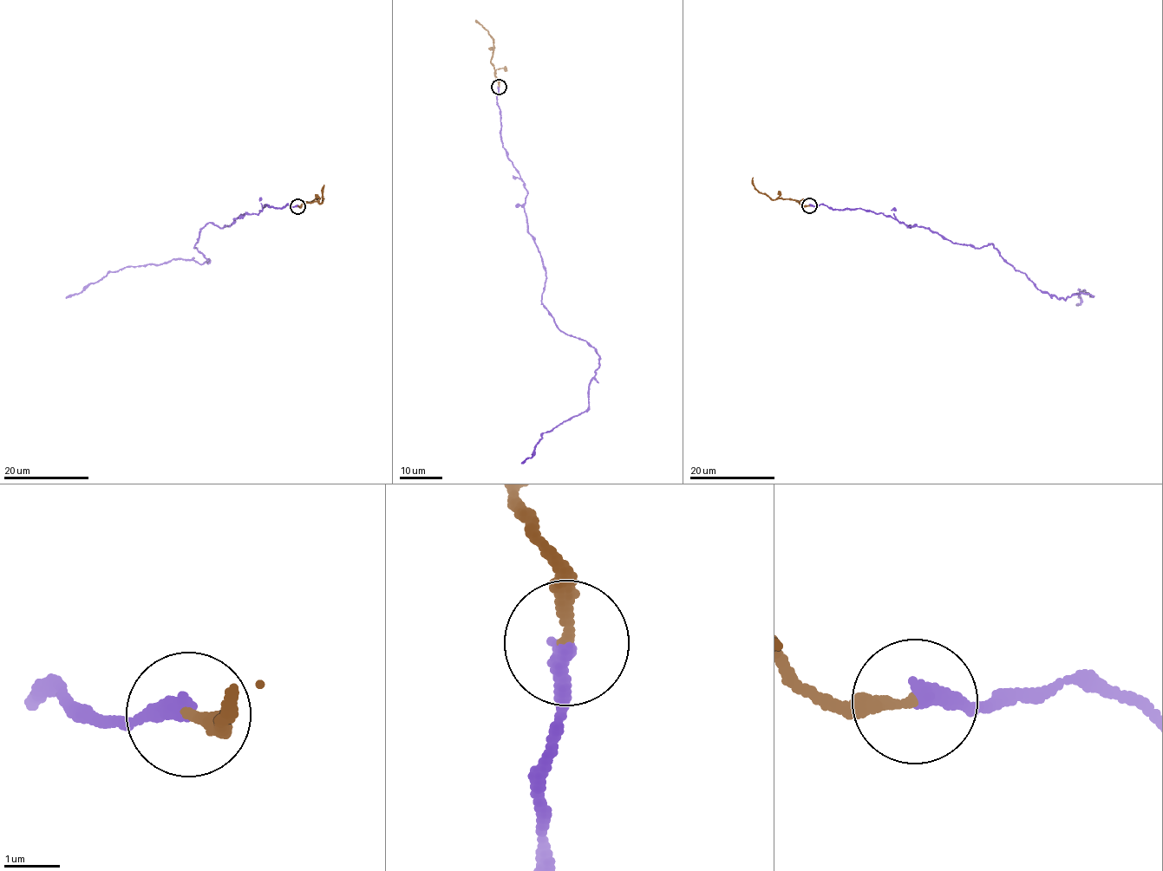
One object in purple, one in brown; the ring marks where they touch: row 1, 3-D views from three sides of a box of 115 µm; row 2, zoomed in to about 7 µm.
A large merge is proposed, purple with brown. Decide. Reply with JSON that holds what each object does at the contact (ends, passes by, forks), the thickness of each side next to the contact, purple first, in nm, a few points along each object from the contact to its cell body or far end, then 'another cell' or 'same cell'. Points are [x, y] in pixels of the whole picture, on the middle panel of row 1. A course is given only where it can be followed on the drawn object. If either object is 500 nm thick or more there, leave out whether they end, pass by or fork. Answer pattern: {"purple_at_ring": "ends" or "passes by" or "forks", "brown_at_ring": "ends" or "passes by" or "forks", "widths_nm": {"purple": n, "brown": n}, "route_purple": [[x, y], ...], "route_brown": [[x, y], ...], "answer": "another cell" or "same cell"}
{"purple_at_ring": "ends", "brown_at_ring": "ends", "widths_nm": {"purple": 320, "brown": 220}, "route_purple": [[499, 87], [541, 301], [599, 357], [586, 411], [521, 463]], "route_brown": [[499, 87], [494, 65], [491, 62], [493, 42], [491, 35], [475, 20]], "answer": "same cell"}

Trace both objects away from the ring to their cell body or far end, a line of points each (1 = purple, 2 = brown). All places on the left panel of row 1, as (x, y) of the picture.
1: (298, 205), (264, 204), (221, 228), (210, 223), (193, 246), (208, 263), (173, 258), (126, 267), (65, 297)
2: (298, 205), (301, 207), (306, 203), (317, 201), (320, 204), (323, 200), (323, 185)

